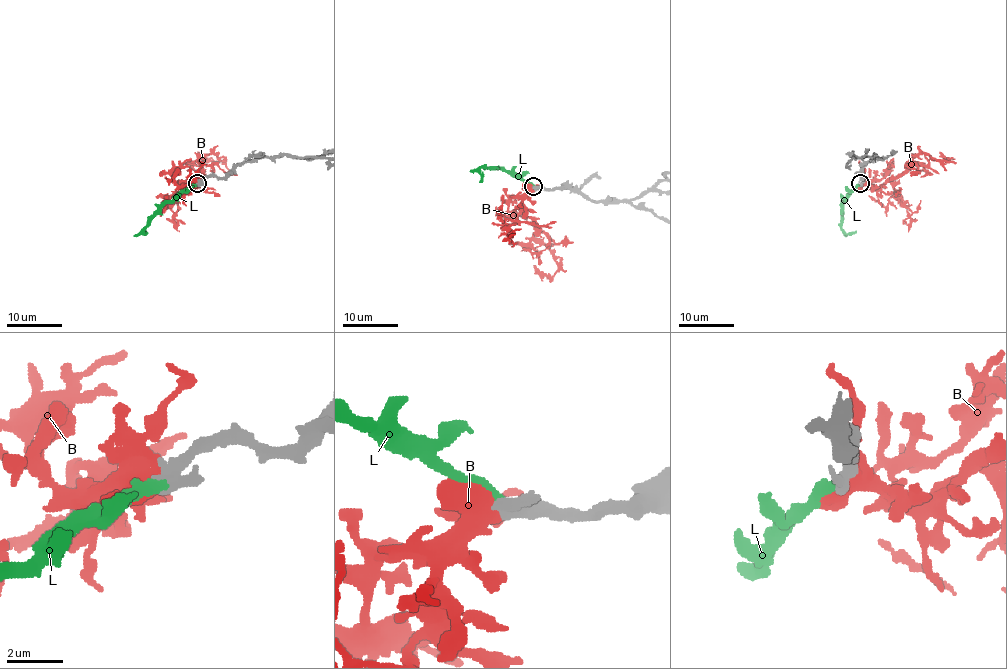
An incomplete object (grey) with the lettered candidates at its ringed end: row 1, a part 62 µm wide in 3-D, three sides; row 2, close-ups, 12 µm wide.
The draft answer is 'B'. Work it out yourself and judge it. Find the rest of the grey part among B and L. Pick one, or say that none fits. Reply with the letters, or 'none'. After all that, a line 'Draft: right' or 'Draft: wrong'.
L
Draft: wrong

